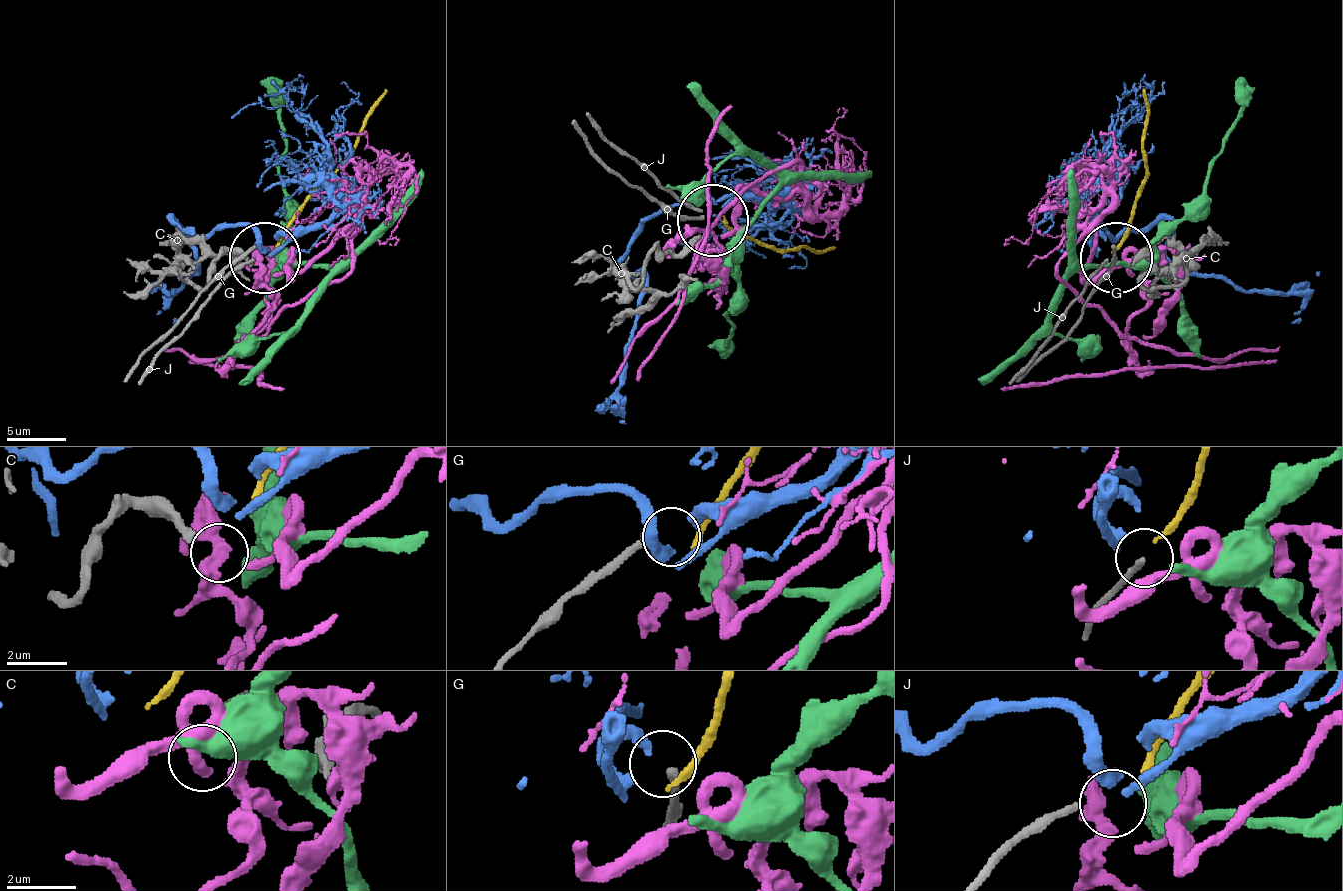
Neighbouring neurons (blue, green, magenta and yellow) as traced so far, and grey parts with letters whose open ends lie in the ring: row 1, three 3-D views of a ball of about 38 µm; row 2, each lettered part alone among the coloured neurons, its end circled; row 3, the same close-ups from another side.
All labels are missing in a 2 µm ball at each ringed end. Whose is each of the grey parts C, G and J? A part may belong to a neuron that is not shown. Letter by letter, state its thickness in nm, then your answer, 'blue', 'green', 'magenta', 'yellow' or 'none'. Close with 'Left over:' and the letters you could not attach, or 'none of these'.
C: calibre 340 nm; none
G: calibre 240 nm; none
J: calibre 200 nm; yellow
Left over: C, G

